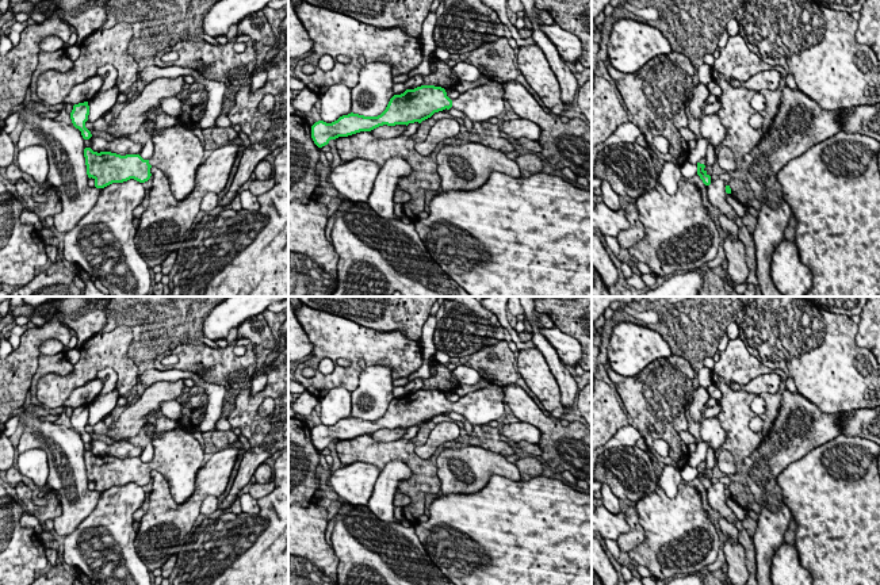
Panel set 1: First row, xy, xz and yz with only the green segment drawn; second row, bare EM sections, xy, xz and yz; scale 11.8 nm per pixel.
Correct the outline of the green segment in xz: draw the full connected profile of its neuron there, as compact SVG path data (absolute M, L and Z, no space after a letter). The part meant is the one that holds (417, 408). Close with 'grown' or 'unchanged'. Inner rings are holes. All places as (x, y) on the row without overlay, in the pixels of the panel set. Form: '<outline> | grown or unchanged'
M489 386L467 393L458 402L451 404L441 390L421 389L394 398L386 413L378 420L348 417L332 427L318 424L311 429L311 441L318 451L330 443L348 440L360 435L371 435L379 429L409 428L431 421L435 416L456 412L471 425L487 425L506 414L502 387Z | grown

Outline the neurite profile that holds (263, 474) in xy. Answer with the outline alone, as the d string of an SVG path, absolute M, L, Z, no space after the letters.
M261 463L253 475L257 483L268 483L273 479L272 467L267 463Z

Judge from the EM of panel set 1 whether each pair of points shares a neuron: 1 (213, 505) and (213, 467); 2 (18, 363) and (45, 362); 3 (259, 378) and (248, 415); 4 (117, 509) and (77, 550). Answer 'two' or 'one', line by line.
1: two
2: two
3: two
4: one

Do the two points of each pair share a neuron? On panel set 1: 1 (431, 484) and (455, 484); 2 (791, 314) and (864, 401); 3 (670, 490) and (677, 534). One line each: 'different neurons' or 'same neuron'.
1: different neurons
2: same neuron
3: different neurons

